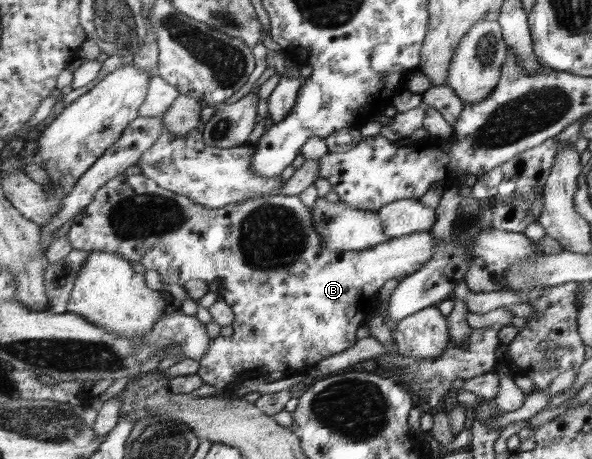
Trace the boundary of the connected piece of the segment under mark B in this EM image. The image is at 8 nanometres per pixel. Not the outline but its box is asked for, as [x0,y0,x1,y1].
[67,174,435,397]

